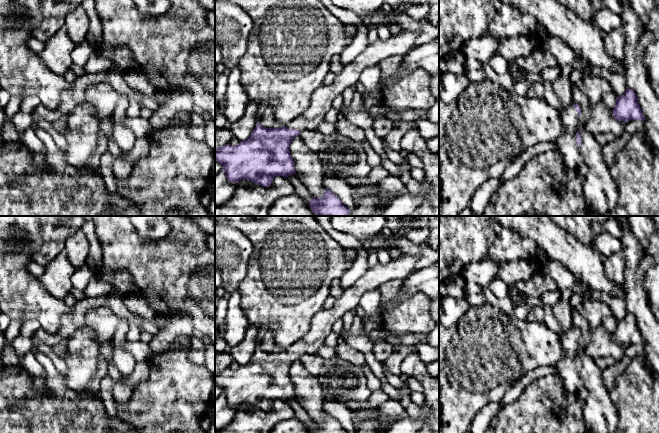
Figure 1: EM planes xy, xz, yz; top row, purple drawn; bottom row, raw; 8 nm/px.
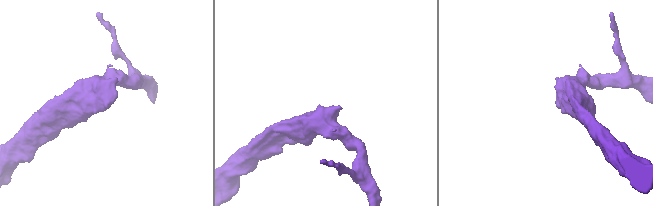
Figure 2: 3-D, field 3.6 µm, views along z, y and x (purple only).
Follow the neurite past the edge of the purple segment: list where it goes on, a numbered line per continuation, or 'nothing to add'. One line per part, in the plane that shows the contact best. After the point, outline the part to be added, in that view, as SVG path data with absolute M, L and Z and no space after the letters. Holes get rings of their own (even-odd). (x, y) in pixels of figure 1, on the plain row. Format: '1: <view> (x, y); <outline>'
1: xz (321, 325); M419 254L401 255L385 265L378 263L370 267L351 287L344 289L343 294L336 299L330 309L322 309L313 317L309 331L298 342L284 350L299 356L318 354L332 333L332 327L337 320L342 319L347 312L354 312L362 296L367 292L376 290L395 279L405 280L416 270L419 256Z

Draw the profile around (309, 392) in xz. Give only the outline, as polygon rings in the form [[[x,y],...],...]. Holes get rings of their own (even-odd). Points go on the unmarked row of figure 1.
[[[300,359],[292,364],[289,375],[297,400],[313,421],[322,422],[325,417],[323,405],[326,402],[323,385],[304,367]]]

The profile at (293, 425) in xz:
[[[296,417],[277,423],[270,433],[310,433]]]

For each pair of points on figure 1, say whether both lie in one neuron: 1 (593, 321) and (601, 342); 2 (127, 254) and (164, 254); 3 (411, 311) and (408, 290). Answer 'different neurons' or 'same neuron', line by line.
1: different neurons
2: same neuron
3: different neurons

